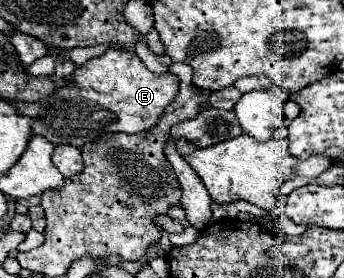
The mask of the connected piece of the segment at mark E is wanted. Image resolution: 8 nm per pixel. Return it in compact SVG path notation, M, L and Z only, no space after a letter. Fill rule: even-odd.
M106 50L100 58L88 60L74 74L74 84L60 86L46 102L18 104L20 114L34 118L34 134L44 136L52 144L84 146L96 136L106 132L142 132L156 126L164 108L178 94L178 76L164 72L150 72L136 52L128 50ZM88 88L88 90L82 90Z

